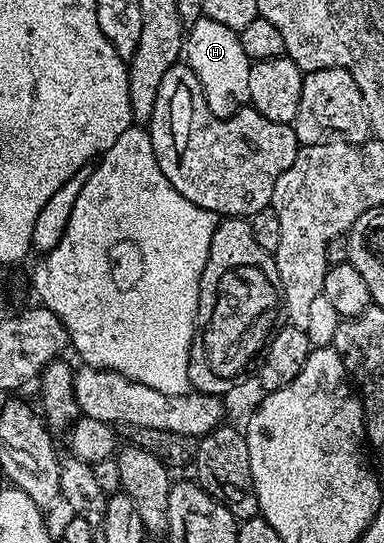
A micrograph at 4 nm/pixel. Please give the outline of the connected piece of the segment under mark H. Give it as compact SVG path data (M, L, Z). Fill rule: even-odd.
M199 17L185 34L184 61L194 72L196 79L200 79L200 87L212 115L231 117L233 113L238 113L250 105L248 71L252 62L248 55L244 55L244 47L240 47L240 39L235 30L223 27L213 19Z

